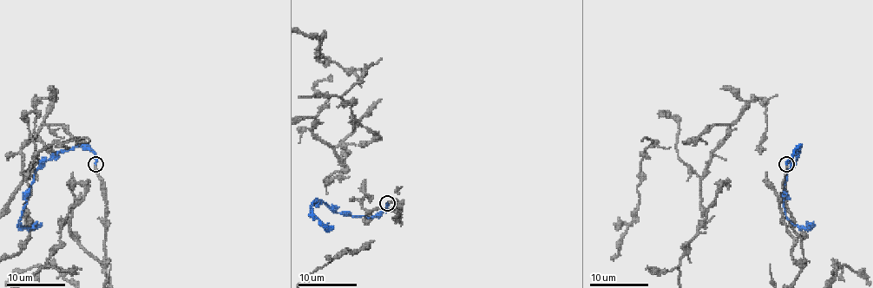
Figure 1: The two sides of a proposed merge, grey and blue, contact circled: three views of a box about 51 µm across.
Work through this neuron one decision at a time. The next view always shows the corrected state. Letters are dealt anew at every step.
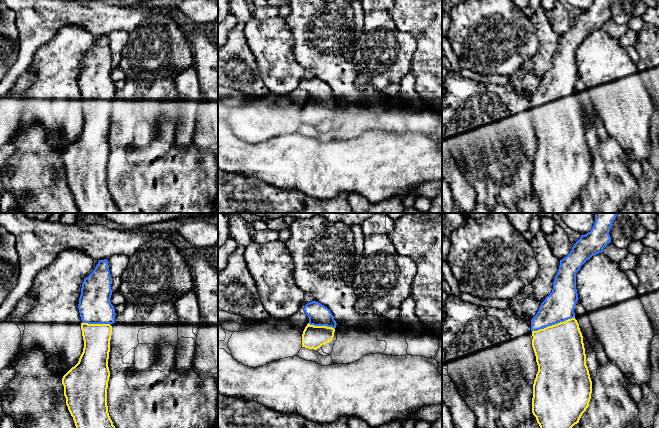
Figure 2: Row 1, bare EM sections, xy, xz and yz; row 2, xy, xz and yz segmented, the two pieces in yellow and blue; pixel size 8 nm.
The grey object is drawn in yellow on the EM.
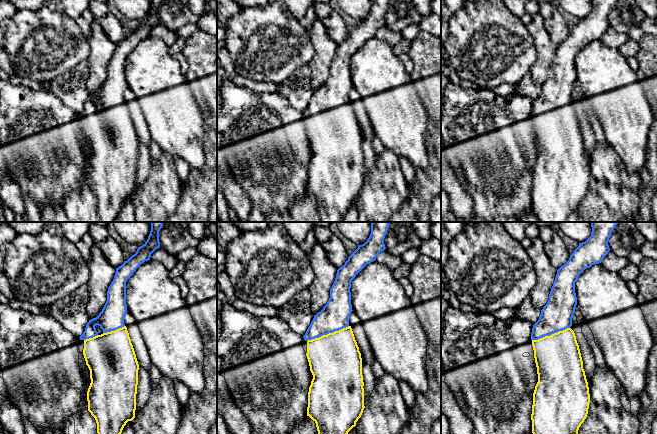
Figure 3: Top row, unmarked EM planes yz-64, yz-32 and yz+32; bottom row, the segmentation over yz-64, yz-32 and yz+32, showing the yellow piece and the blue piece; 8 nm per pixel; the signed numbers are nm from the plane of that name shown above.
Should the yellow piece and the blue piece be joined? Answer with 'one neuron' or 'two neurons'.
one neuron

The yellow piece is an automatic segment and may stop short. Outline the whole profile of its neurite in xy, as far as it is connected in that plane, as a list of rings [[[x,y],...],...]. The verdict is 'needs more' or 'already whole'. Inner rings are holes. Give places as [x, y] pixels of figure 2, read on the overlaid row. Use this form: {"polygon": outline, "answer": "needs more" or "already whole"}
{"polygon": [[[99,260],[93,272],[84,279],[78,309],[82,320],[83,352],[78,363],[62,378],[66,405],[76,428],[115,428],[108,413],[107,388],[110,377],[108,359],[115,309],[111,304],[112,278],[108,260]]], "answer": "needs more"}

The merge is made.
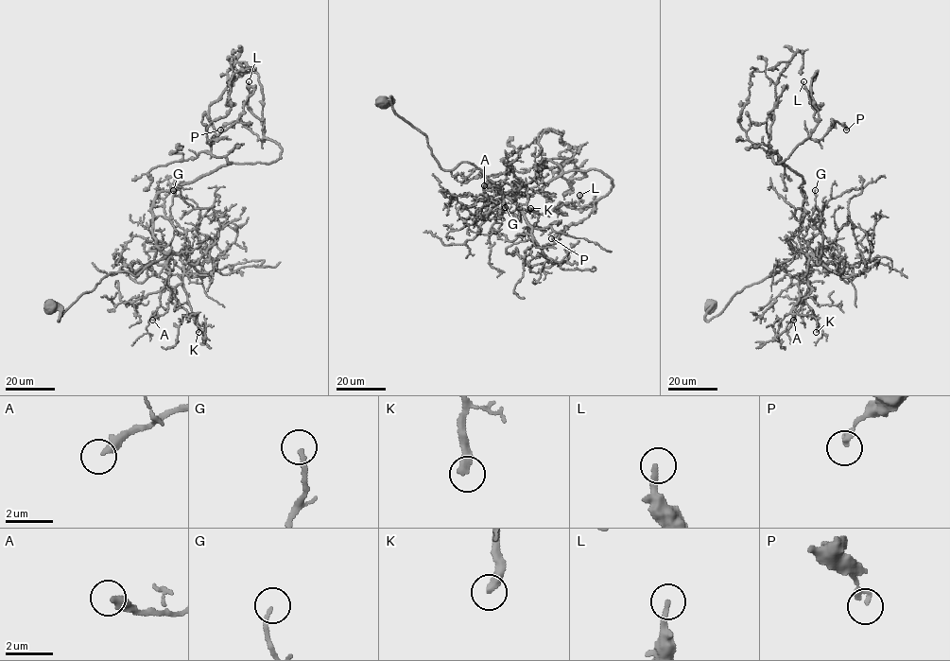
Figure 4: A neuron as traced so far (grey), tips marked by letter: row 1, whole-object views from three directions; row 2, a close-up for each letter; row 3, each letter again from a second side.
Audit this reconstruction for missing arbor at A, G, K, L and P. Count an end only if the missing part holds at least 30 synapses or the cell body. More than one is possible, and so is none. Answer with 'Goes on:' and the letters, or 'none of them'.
Goes on: L

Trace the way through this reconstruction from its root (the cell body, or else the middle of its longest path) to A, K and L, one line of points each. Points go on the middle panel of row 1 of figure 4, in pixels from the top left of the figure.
A: (383, 100), (389, 96), (392, 110), (425, 136), (443, 169), (473, 163), (504, 202), (499, 187), (484, 185)
K: (383, 100), (389, 96), (392, 110), (425, 136), (443, 169), (473, 163), (512, 200), (524, 182), (530, 208)
L: (383, 100), (443, 169), (473, 163), (502, 190), (485, 196), (612, 180), (594, 209), (579, 195)

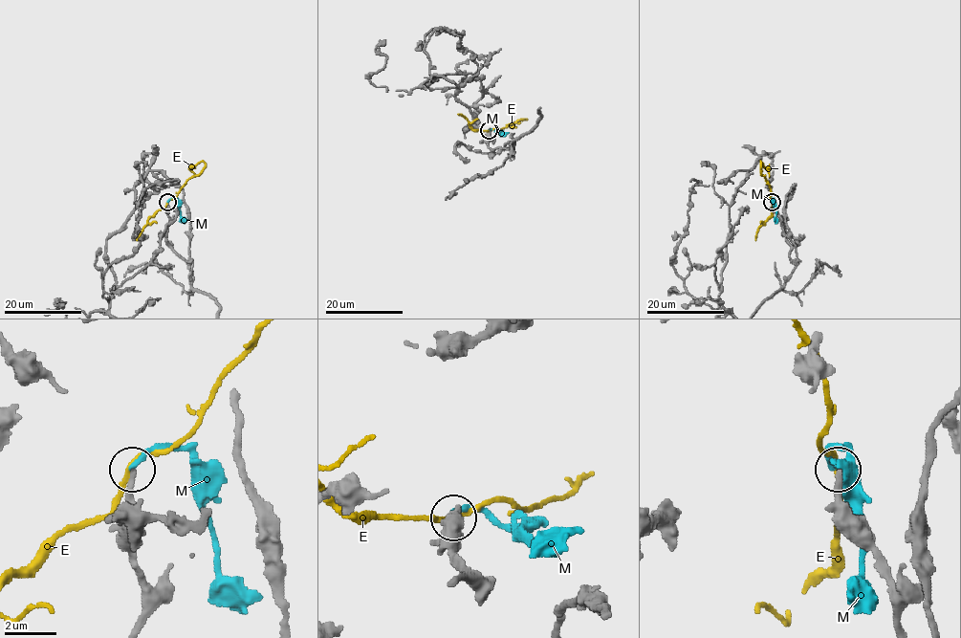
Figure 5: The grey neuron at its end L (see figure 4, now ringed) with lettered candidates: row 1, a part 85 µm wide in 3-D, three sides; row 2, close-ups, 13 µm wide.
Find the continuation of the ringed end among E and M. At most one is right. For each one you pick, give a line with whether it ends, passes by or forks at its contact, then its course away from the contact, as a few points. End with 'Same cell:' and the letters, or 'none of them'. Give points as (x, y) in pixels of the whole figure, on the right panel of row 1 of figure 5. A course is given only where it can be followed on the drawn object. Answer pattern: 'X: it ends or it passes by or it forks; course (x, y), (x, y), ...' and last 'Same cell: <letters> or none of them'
Same cell: none of them

